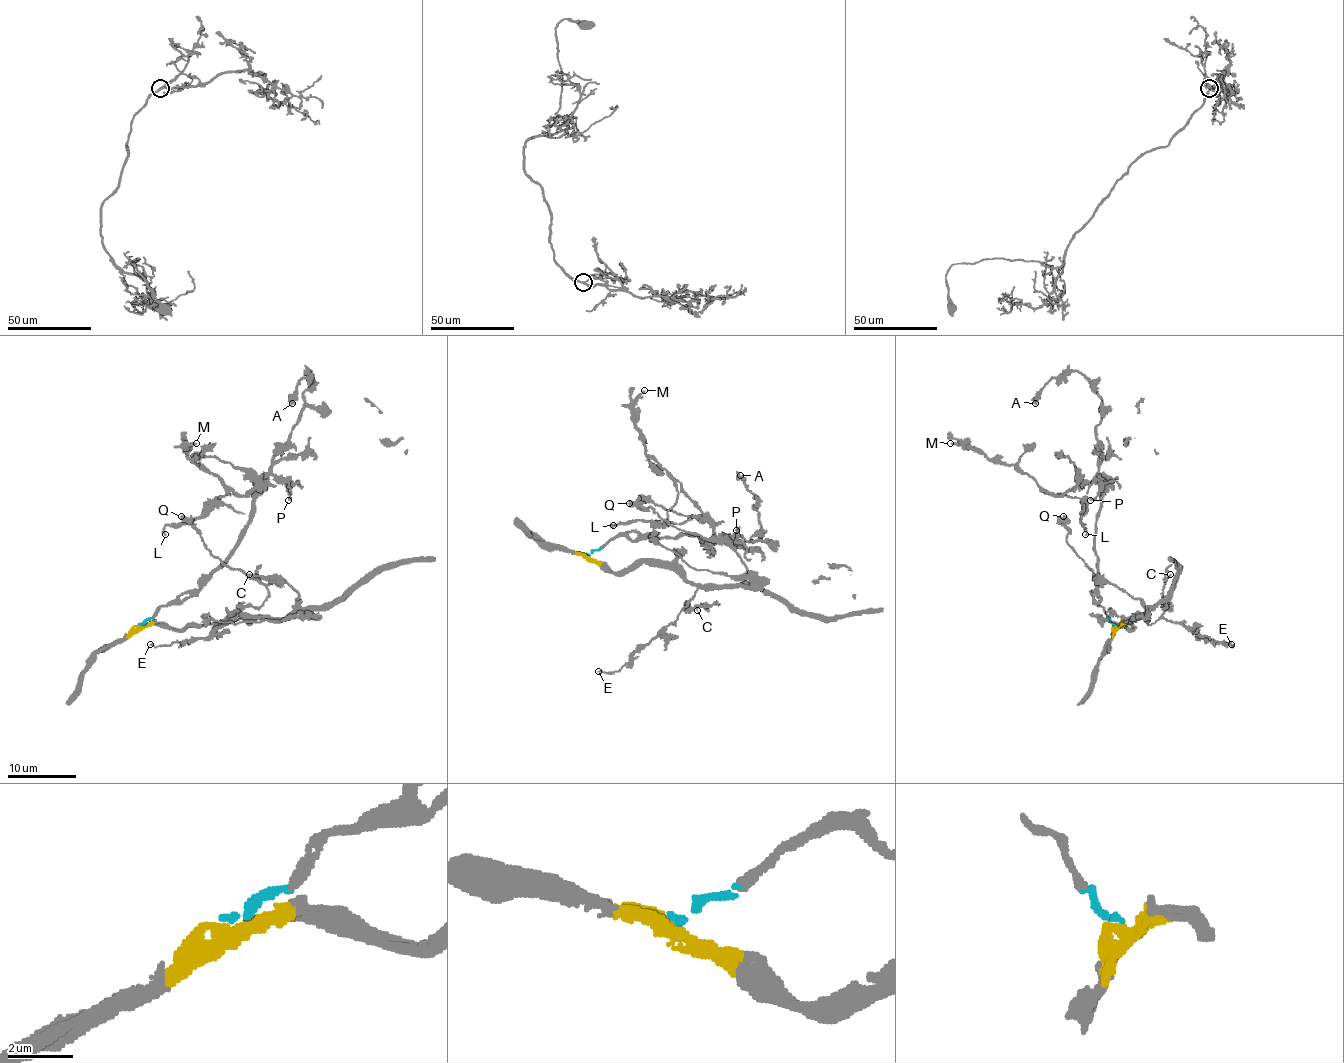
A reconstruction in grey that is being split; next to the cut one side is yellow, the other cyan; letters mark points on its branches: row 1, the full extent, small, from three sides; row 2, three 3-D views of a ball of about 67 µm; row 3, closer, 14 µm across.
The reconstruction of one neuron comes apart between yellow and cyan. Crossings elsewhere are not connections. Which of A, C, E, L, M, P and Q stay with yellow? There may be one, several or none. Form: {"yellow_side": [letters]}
{"yellow_side": ["C", "E", "Q"]}

